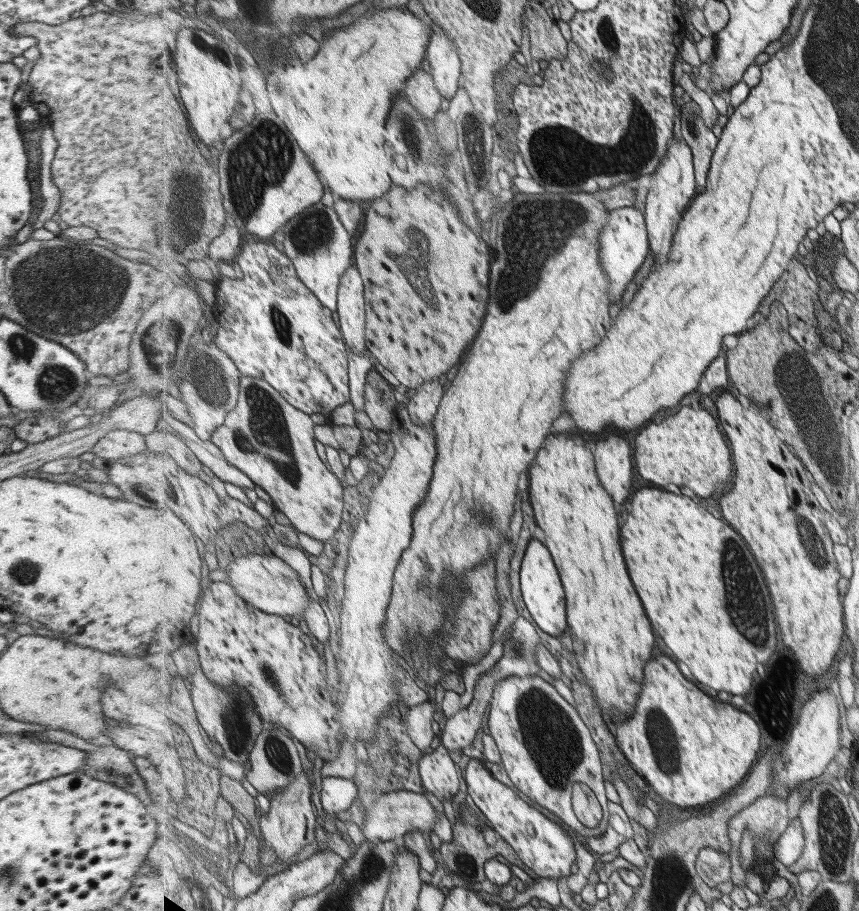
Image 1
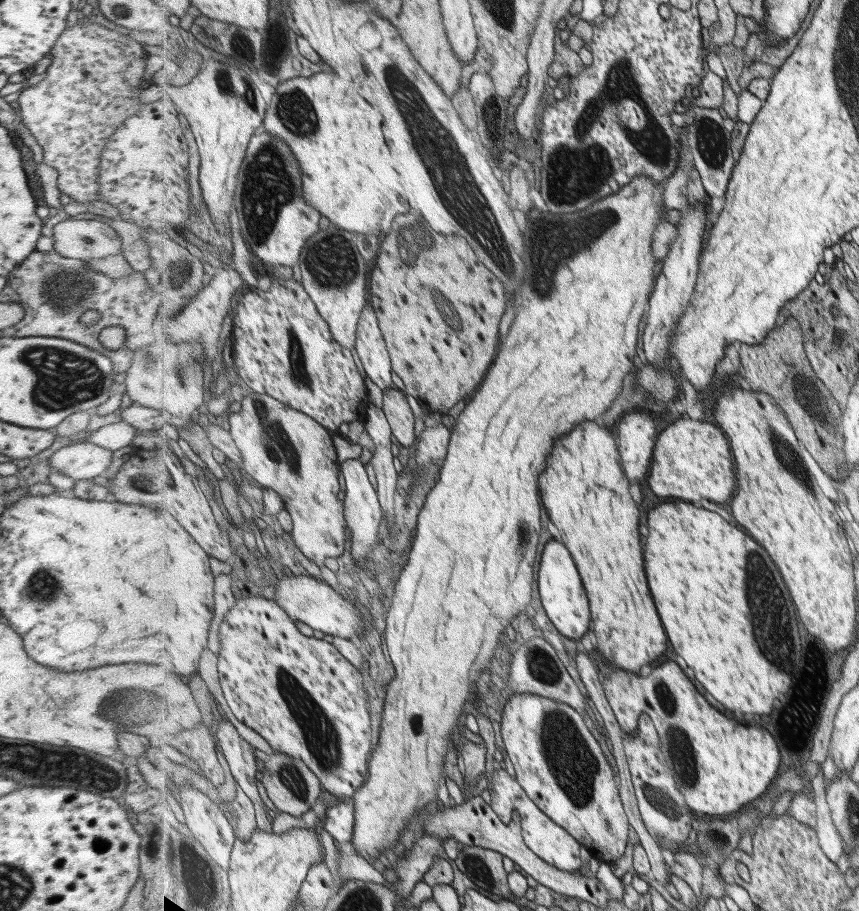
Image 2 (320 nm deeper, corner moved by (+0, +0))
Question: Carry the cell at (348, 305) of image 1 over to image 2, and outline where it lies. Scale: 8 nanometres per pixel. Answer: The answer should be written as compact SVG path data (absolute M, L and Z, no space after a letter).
M370 303L363 309L357 338L355 354L363 360L363 369L370 380L383 391L394 388L391 356L377 322L377 314Z

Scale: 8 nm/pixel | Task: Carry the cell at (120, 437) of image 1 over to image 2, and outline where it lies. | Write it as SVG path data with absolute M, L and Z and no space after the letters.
M89 441L59 448L48 458L48 468L58 470L74 481L101 479L111 462L111 451Z

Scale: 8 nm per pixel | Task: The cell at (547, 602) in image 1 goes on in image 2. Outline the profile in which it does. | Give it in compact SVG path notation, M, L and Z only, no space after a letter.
M551 539L543 550L543 561L539 568L539 594L548 618L565 637L573 640L583 638L593 629L590 600L583 584L578 565L563 542Z

